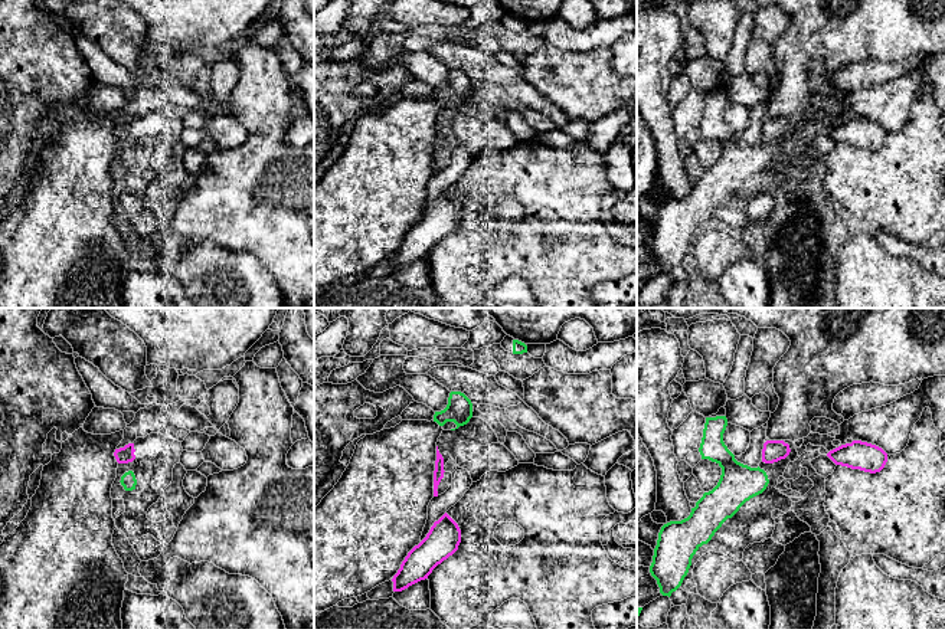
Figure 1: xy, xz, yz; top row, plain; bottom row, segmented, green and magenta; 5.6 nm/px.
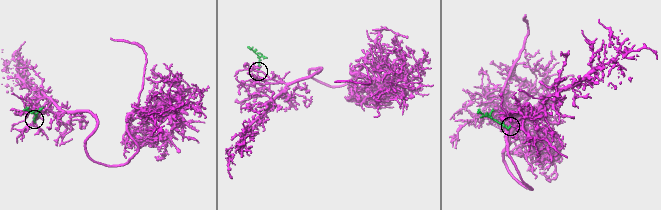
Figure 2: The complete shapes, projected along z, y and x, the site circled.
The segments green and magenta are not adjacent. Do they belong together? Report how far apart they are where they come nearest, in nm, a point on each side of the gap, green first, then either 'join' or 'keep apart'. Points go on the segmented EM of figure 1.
40 nm apart; from green across yz (758, 467), (762, 461); keep apart

